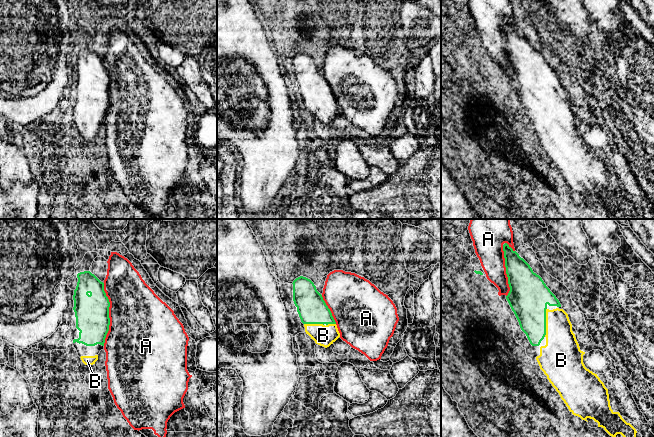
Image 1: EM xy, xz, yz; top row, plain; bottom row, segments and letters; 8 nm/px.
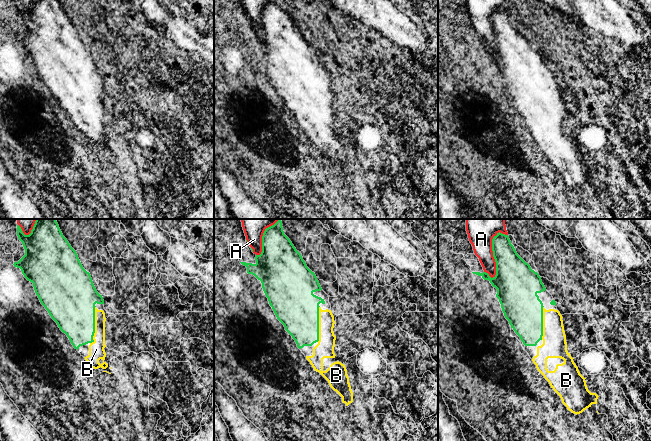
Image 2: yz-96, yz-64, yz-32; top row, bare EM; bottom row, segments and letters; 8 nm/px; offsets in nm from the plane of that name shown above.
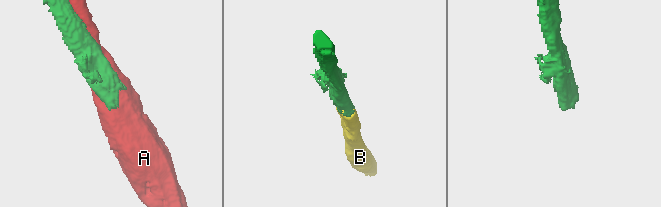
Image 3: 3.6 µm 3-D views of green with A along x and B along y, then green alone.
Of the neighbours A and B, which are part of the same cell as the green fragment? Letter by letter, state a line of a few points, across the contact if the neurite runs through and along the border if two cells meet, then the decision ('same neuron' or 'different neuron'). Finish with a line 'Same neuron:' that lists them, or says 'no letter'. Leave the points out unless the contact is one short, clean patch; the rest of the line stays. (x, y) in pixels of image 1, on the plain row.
A: different neuron
B: same neuron
Same neuron: B

